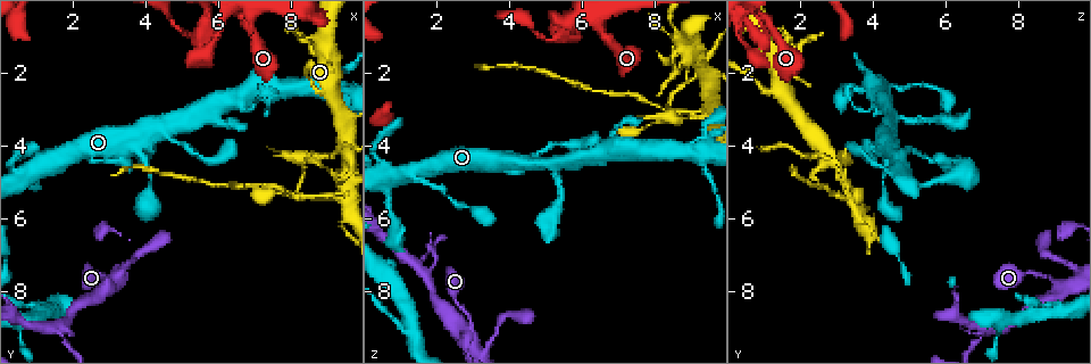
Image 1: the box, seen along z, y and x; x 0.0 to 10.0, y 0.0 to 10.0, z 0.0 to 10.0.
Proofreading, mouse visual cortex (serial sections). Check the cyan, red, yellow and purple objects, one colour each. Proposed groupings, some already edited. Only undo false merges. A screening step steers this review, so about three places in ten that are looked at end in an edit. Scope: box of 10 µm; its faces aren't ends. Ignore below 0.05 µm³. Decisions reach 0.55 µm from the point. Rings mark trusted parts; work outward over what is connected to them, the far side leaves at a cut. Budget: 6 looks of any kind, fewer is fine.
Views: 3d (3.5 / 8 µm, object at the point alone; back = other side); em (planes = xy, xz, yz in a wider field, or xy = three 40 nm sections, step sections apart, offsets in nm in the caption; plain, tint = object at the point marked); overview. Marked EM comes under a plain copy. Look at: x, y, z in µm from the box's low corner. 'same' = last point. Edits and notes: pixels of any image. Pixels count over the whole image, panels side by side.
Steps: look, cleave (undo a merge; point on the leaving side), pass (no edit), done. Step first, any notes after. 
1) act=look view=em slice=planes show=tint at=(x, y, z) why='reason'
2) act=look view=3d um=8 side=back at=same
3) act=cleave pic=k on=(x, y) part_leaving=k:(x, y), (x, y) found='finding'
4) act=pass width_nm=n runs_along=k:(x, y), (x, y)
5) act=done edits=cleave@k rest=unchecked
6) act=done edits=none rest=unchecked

act=look view=3d um=8 at=(2.95, 7.85, 9.20) why='three arms meet'

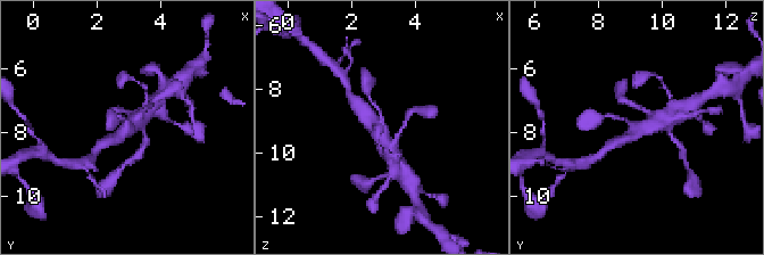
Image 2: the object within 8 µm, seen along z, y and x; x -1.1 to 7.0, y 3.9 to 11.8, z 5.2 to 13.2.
act=look view=em slice=xy step=1 show=tint at=same arms=3 arm_widths_nm=150,350,450

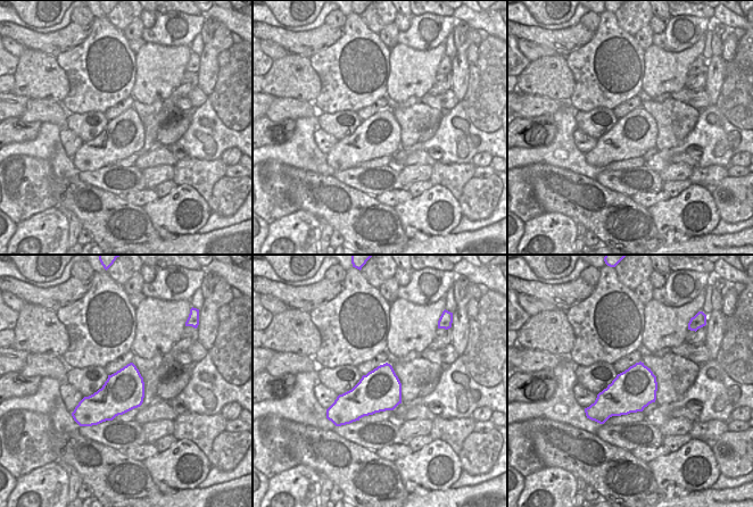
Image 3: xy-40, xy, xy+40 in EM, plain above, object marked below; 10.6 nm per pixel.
act=pass runs_along=2:(116, 115), (127, 126), (106, 142) found='one cell here'

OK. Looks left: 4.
act=look view=em slice=xy step=2 show=tint at=(9.30, 6.25, 3.80)

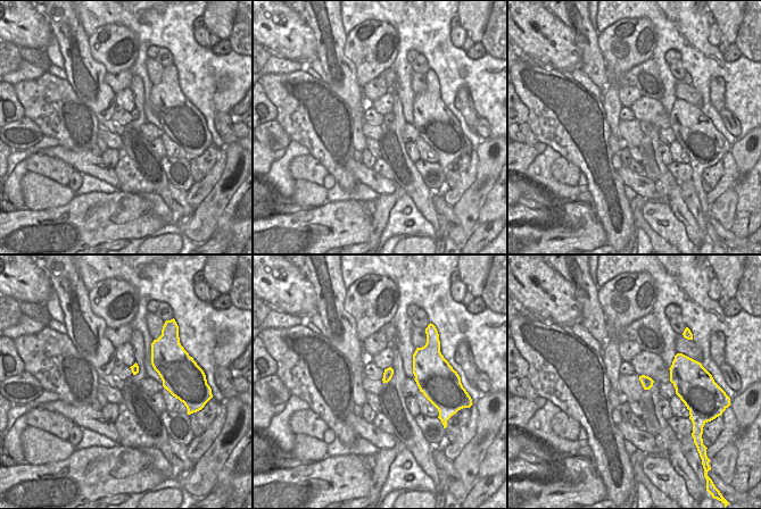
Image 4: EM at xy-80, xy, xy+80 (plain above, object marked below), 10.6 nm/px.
act=look view=3d um=3.5 at=same

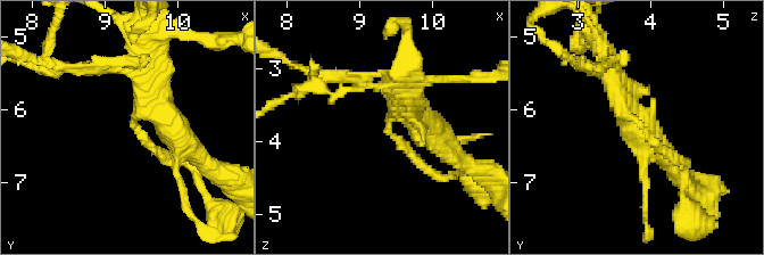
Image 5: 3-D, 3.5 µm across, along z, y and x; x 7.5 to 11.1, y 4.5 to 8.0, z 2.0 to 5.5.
act=pass runs_along=5:(603, 58), (620, 107), (684, 163) found='continuous, no second cell'

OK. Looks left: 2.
act=look view=3d um=3.5 at=(1.40, 4.50, 4.75) why='branch point'

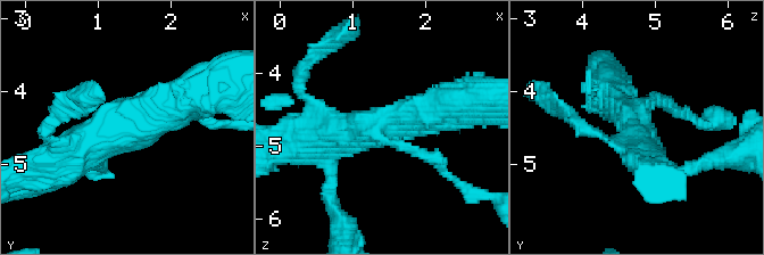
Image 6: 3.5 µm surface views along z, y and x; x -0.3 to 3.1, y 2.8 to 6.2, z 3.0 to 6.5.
act=look view=em slice=xy step=3 show=tint at=(1.40, 4.50, 4.75) arms=3 arm_widths_nm=150,450,500 why='shape alone is not enough'

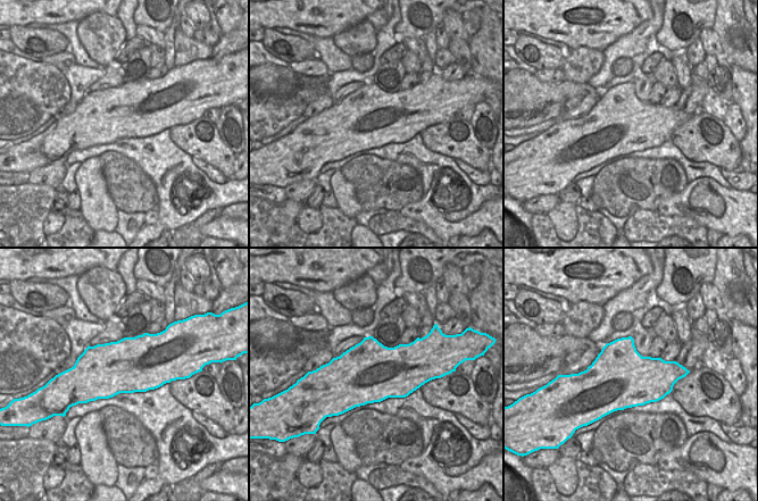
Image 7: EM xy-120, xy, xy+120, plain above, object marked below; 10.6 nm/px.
act=pass runs_along=6:(191, 95), (90, 140), (68, 169) found='all the same cell'

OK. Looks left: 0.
act=done edits=none rest=unchecked

